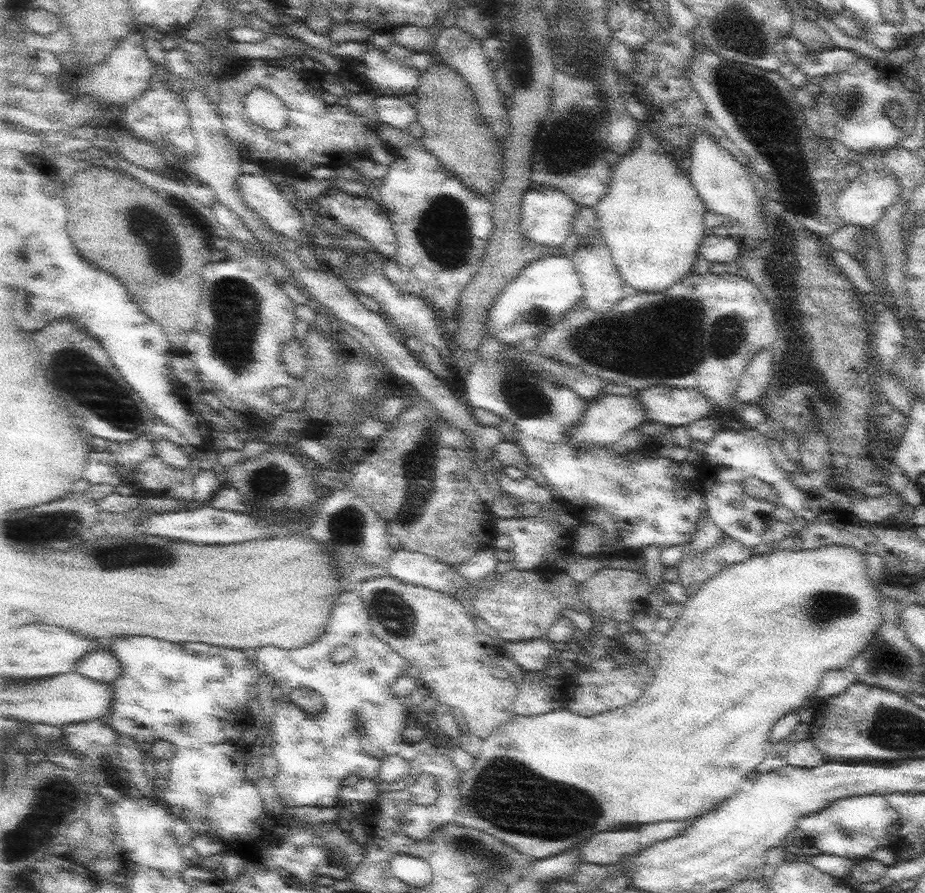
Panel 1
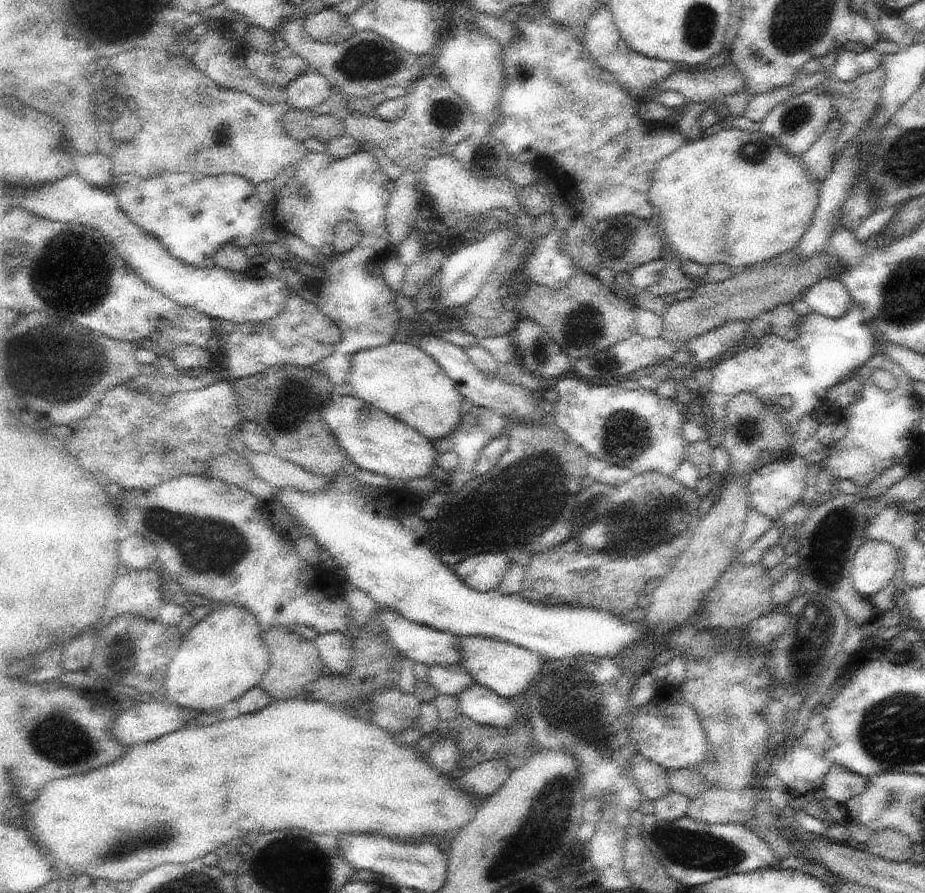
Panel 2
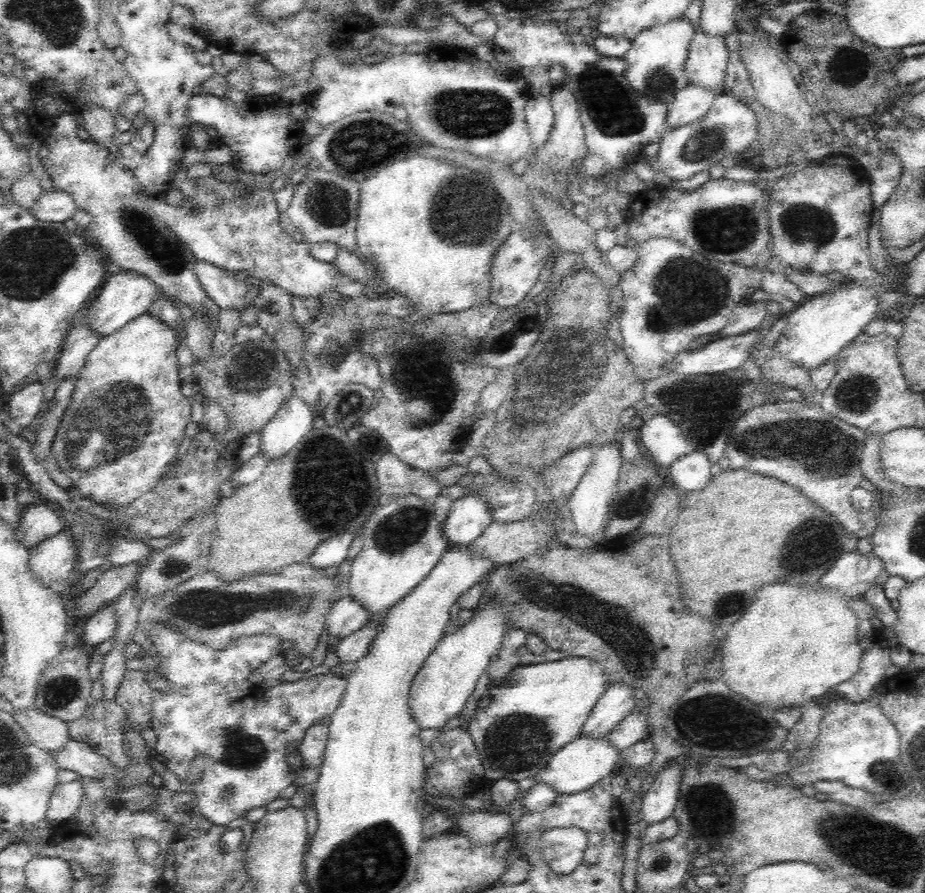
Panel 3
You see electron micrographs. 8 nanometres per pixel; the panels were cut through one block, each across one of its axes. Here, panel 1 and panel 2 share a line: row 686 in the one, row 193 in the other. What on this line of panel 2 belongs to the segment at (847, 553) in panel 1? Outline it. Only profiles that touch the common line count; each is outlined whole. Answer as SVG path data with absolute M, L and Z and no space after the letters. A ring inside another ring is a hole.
M729 125L726 129L719 131L714 135L706 138L698 137L696 140L687 141L677 151L664 157L652 171L652 180L649 186L649 201L653 208L654 214L658 217L660 232L670 246L678 254L700 263L701 265L710 266L712 263L724 263L731 266L735 271L742 268L773 259L780 258L787 250L796 247L804 233L810 228L813 222L813 216L819 203L819 188L821 182L813 179L807 173L803 160L788 154L780 143L772 135L760 131L750 132L744 129L735 129Z

